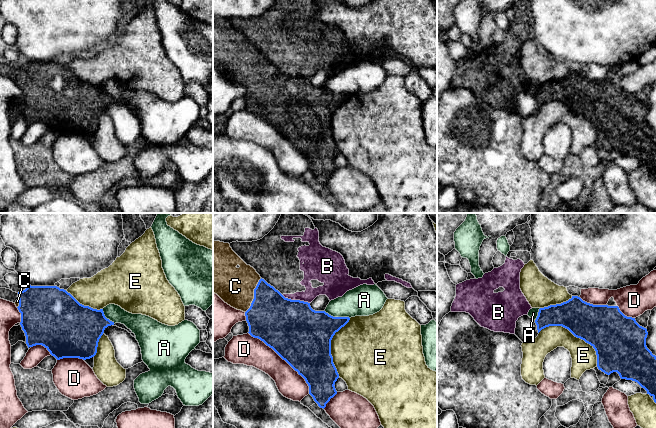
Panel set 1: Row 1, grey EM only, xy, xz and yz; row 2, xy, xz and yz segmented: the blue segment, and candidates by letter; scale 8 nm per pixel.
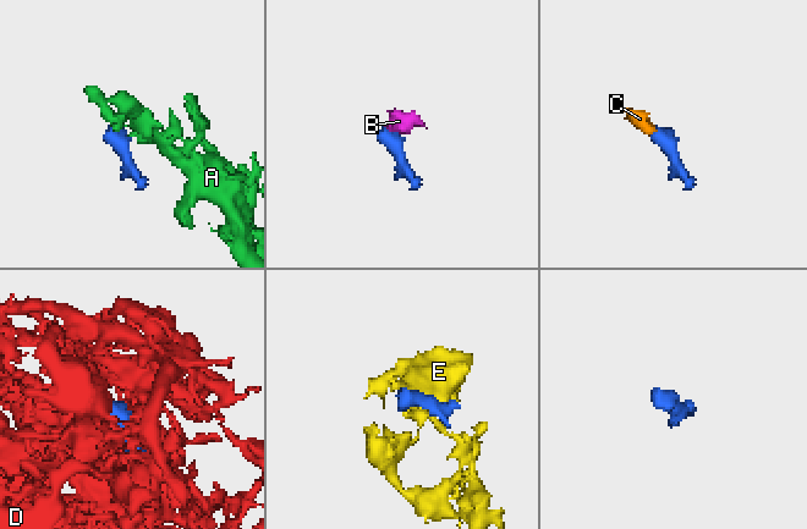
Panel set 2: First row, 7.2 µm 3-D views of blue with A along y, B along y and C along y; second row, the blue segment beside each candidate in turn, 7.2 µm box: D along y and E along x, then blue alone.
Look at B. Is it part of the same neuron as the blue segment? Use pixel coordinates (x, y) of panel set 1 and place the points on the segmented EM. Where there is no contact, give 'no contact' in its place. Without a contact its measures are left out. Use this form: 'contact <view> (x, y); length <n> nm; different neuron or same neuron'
contact xz (296, 300); length 240 nm; different neuron

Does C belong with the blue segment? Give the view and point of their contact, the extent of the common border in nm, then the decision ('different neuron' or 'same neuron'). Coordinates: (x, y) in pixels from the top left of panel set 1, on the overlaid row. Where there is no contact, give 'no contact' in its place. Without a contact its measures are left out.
xz (254, 295) | 300 nm | same neuron

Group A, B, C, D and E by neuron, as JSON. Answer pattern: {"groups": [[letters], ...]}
{"groups": [["A", "D"], ["B"], ["C"], ["E"]]}

